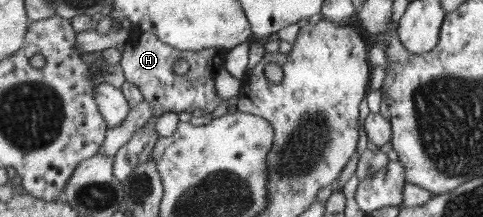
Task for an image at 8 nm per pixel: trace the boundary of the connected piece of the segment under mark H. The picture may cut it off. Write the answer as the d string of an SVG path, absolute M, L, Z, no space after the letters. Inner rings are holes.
M135 31L124 45L121 53L120 68L126 81L132 82L140 89L143 98L152 104L152 114L158 118L165 112L193 112L196 108L208 113L222 102L216 96L214 76L222 66L222 52L218 48L200 50L198 52L178 50L168 43L162 42L150 31ZM183 58L189 63L186 74L180 76L173 71L176 60Z

